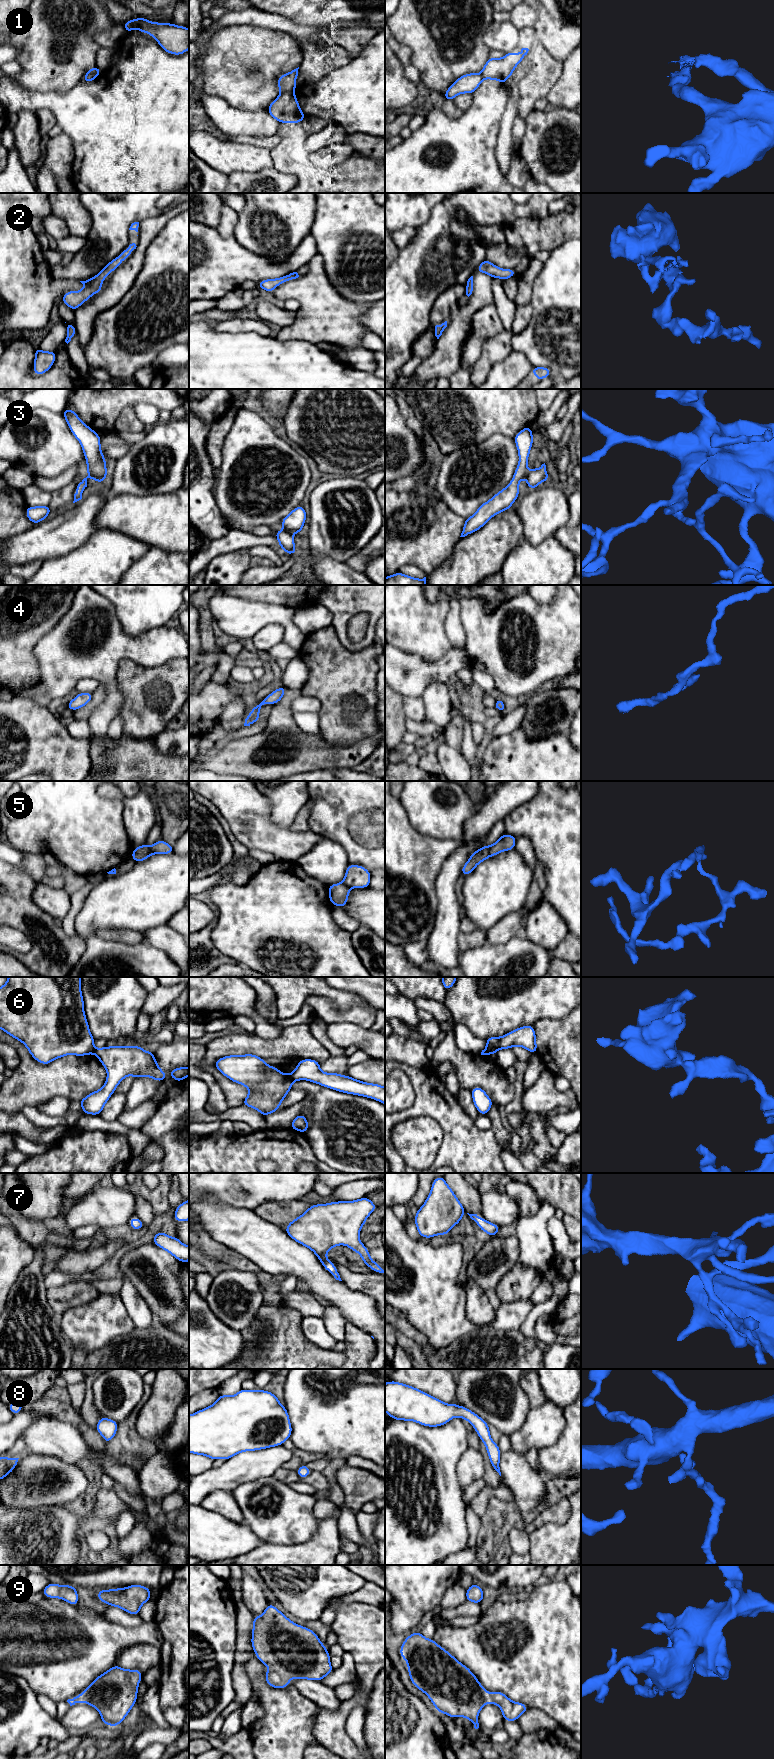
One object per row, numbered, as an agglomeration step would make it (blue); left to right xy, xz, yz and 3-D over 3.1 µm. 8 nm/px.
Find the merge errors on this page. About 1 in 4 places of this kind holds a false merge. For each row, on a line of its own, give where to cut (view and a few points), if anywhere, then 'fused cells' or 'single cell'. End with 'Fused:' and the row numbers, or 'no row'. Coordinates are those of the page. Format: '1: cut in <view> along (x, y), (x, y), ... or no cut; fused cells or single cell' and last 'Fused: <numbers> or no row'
1: cut in xz along (293, 91), (281, 93); fused cells
2: no cut; single cell
3: no cut; single cell
4: no cut; single cell
5: no cut; single cell
6: cut in xz along (289, 1075), (293, 1080); fused cells
7: no cut; single cell
8: no cut; single cell
9: no cut; single cell
Fused: 1, 6

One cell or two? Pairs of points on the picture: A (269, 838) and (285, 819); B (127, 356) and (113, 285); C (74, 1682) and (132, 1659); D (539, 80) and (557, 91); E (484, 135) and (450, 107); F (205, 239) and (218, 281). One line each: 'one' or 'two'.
A: two
B: two
C: two
D: two
E: two
F: one

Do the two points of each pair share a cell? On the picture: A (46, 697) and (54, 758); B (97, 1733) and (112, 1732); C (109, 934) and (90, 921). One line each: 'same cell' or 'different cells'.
A: different cells
B: same cell
C: different cells

